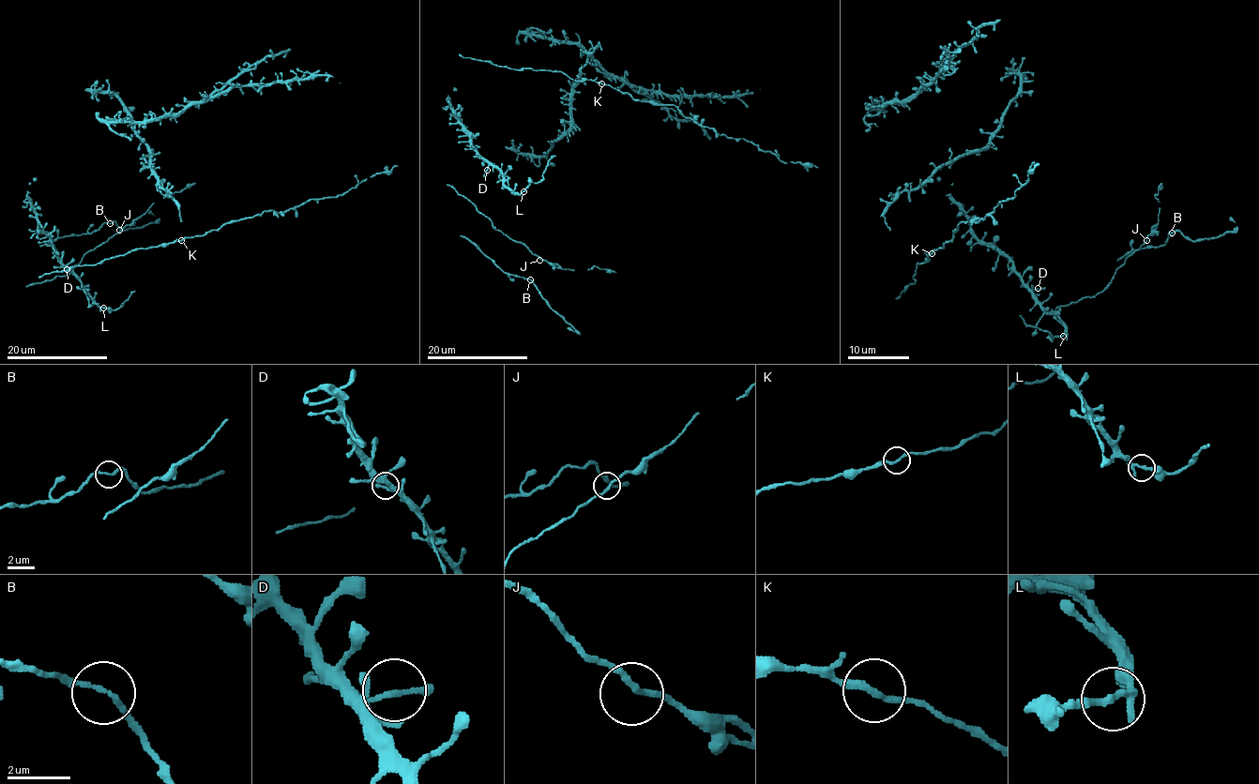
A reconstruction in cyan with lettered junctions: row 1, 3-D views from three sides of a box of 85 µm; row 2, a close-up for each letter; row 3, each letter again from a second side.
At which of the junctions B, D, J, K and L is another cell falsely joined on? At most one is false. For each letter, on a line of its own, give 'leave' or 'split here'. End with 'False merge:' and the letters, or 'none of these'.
B: leave
D: leave
J: leave
K: leave
L: split here
False merge: L

